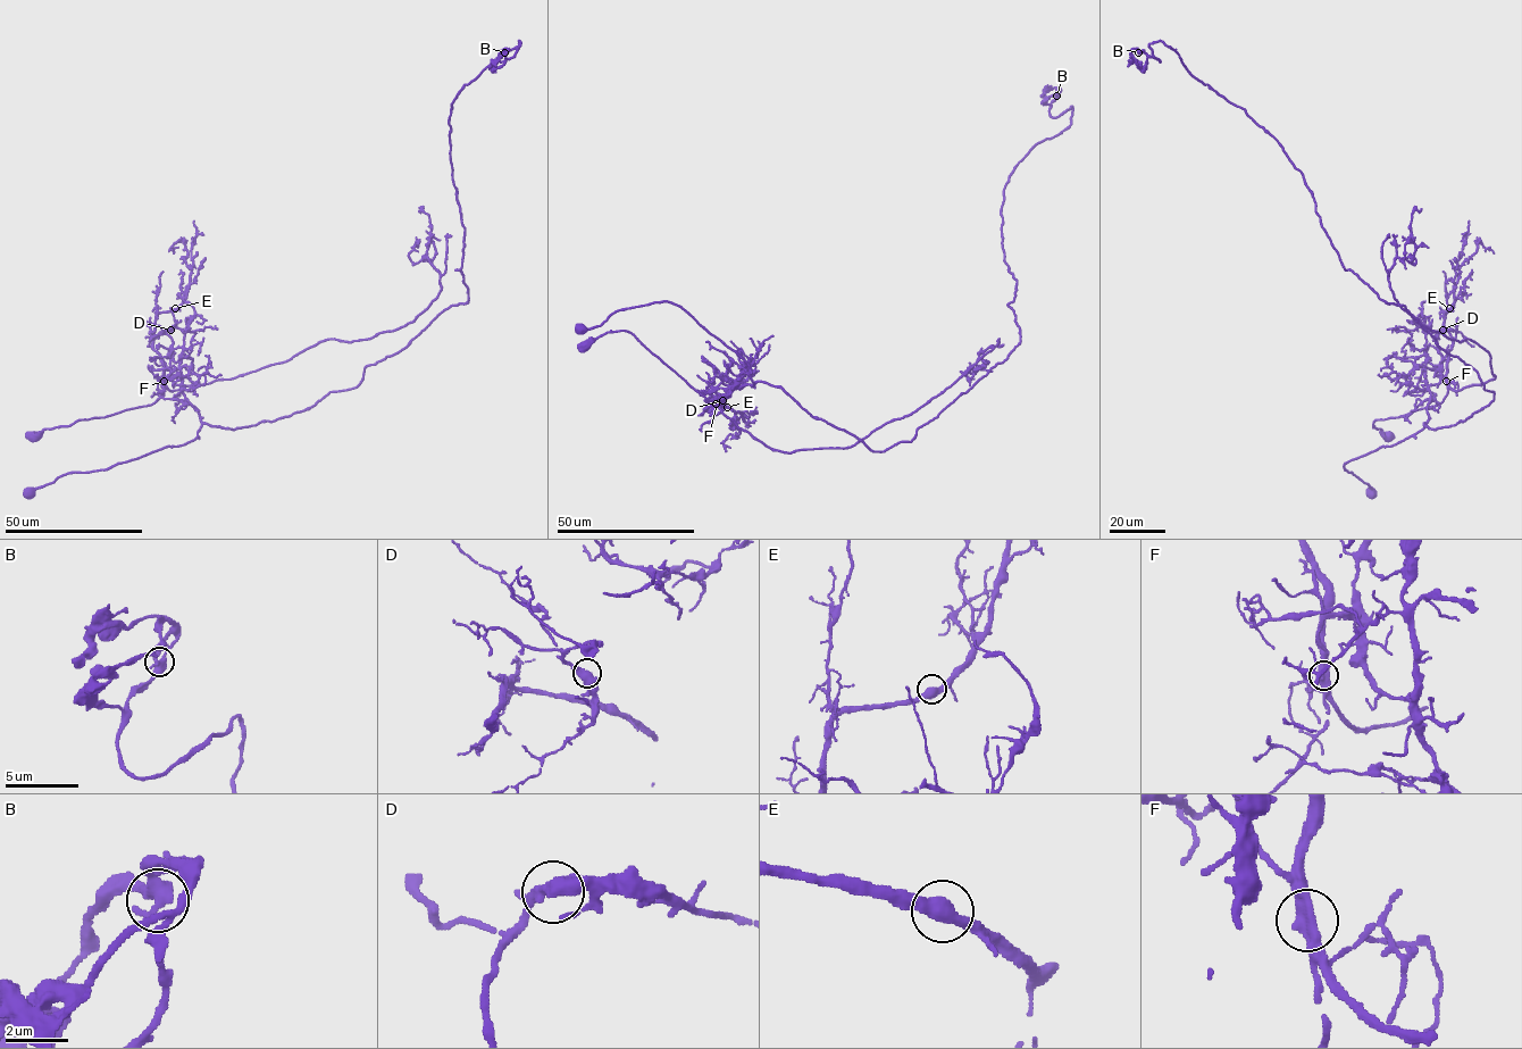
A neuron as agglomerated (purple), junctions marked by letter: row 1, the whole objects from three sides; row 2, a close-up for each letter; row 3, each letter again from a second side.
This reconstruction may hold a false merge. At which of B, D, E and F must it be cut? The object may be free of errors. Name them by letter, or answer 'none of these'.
F

